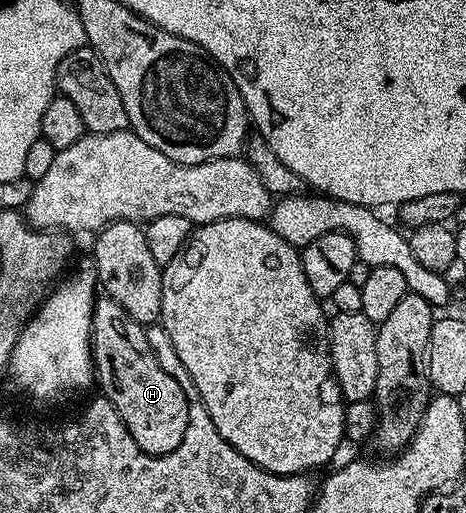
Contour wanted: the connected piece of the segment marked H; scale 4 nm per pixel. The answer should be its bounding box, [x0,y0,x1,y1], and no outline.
[90,297,188,454]

